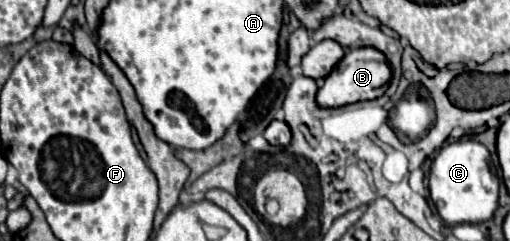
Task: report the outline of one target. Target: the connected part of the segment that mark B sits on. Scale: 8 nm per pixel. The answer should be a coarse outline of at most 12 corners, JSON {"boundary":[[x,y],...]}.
{"boundary":[[374,47],[352,49],[316,95],[324,109],[376,99],[390,65]]}

